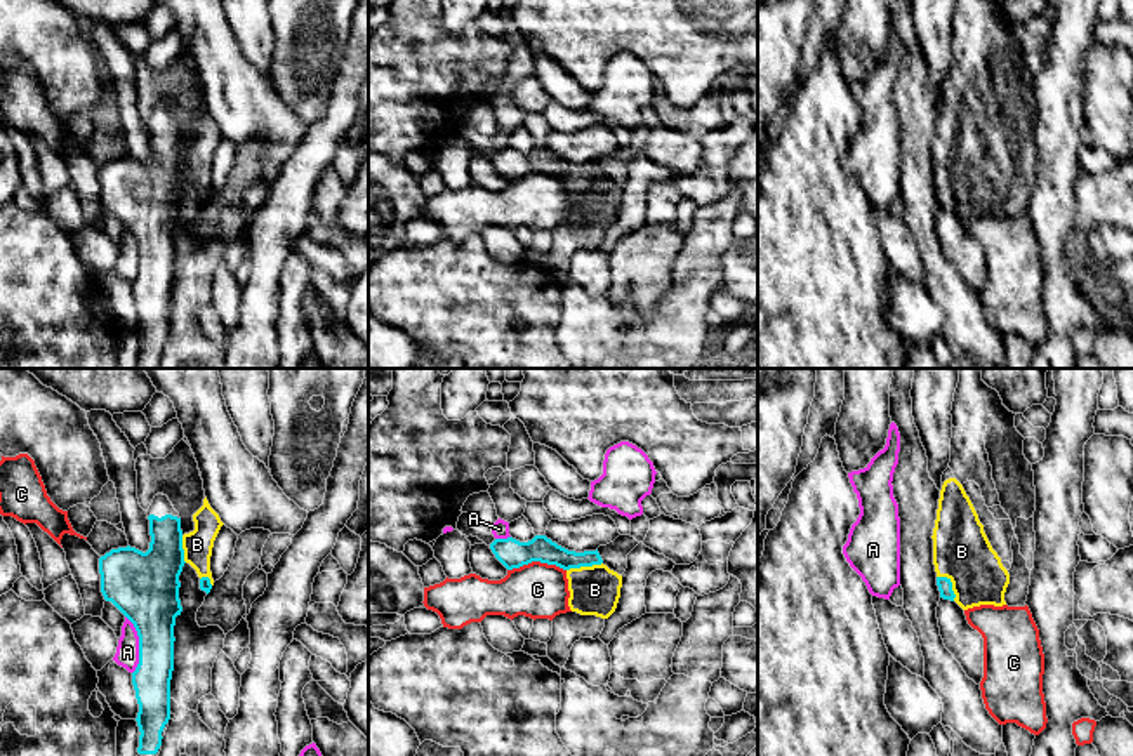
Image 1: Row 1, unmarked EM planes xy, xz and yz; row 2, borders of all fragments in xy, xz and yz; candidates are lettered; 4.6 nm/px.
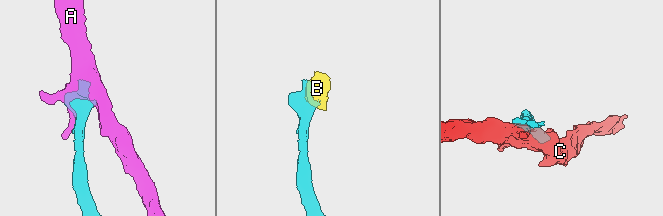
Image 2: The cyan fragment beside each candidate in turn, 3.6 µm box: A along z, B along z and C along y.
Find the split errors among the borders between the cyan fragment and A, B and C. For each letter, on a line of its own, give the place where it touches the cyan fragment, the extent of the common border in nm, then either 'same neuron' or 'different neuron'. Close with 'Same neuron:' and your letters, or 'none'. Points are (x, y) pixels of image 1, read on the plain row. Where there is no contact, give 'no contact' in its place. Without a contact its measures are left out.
A: meets cyan in xy at (139, 256); contact 280 nm long; different neuron
B: meets cyan in xz at (584, 176); contact 170 nm long; same neuron
C: meets cyan in xz at (536, 171); contact 280 nm long; different neuron
Same neuron: B

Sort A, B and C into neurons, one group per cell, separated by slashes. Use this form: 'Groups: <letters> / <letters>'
Groups: A / B / C

